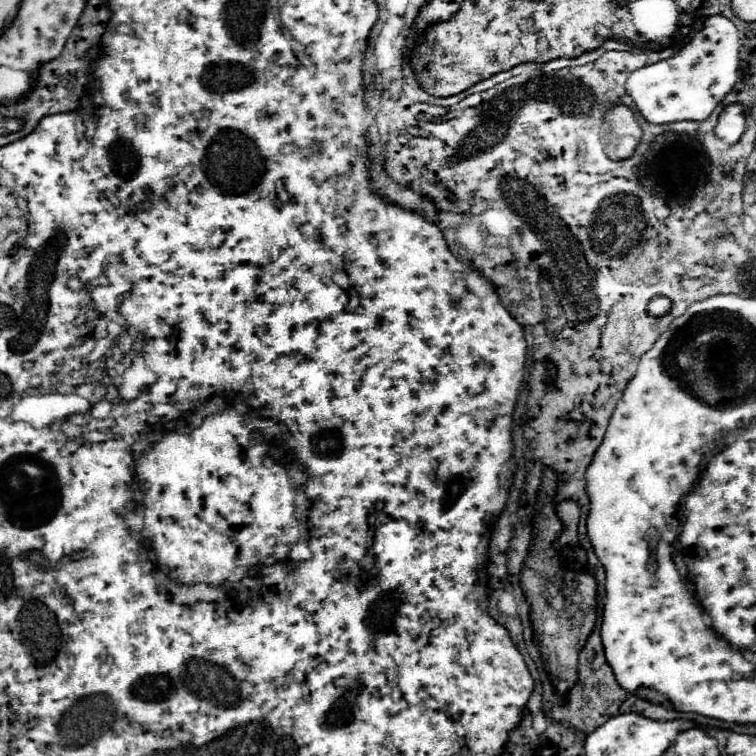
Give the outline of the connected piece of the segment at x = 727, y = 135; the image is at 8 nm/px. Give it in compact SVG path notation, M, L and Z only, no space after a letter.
M729 105L719 115L719 121L715 125L715 135L723 139L725 143L737 143L739 137L745 131L745 115L741 105Z

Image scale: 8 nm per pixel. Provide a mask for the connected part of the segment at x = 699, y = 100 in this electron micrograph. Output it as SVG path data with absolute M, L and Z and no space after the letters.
M723 15L705 17L701 31L685 43L673 57L633 71L625 83L637 111L649 123L705 121L721 99L737 83L739 71L739 33L733 21Z

